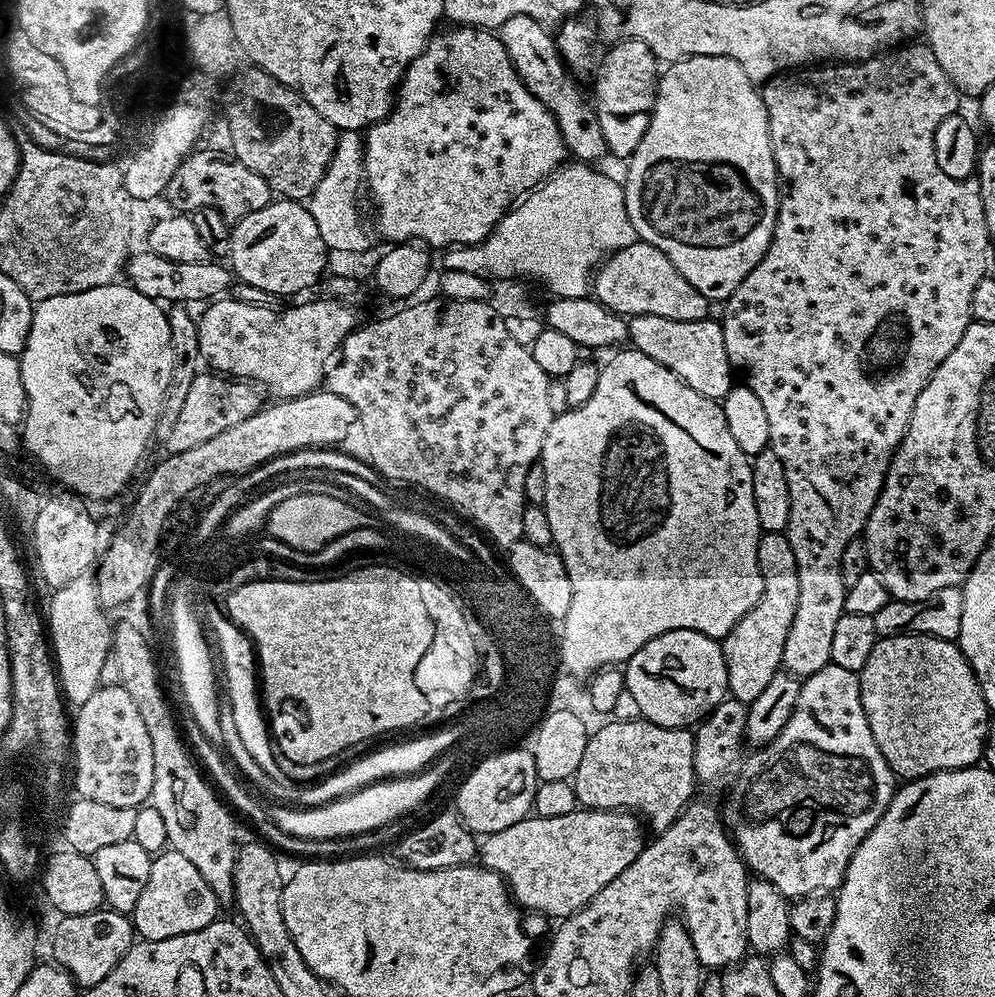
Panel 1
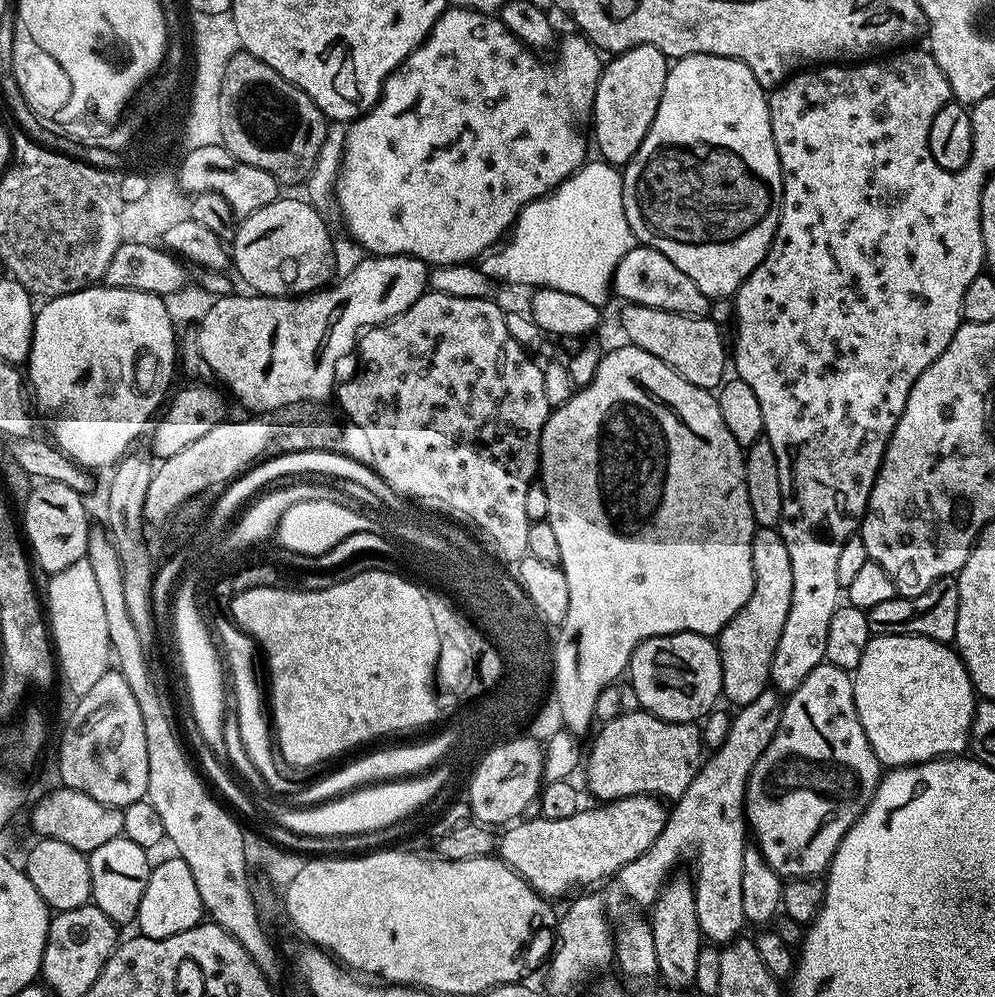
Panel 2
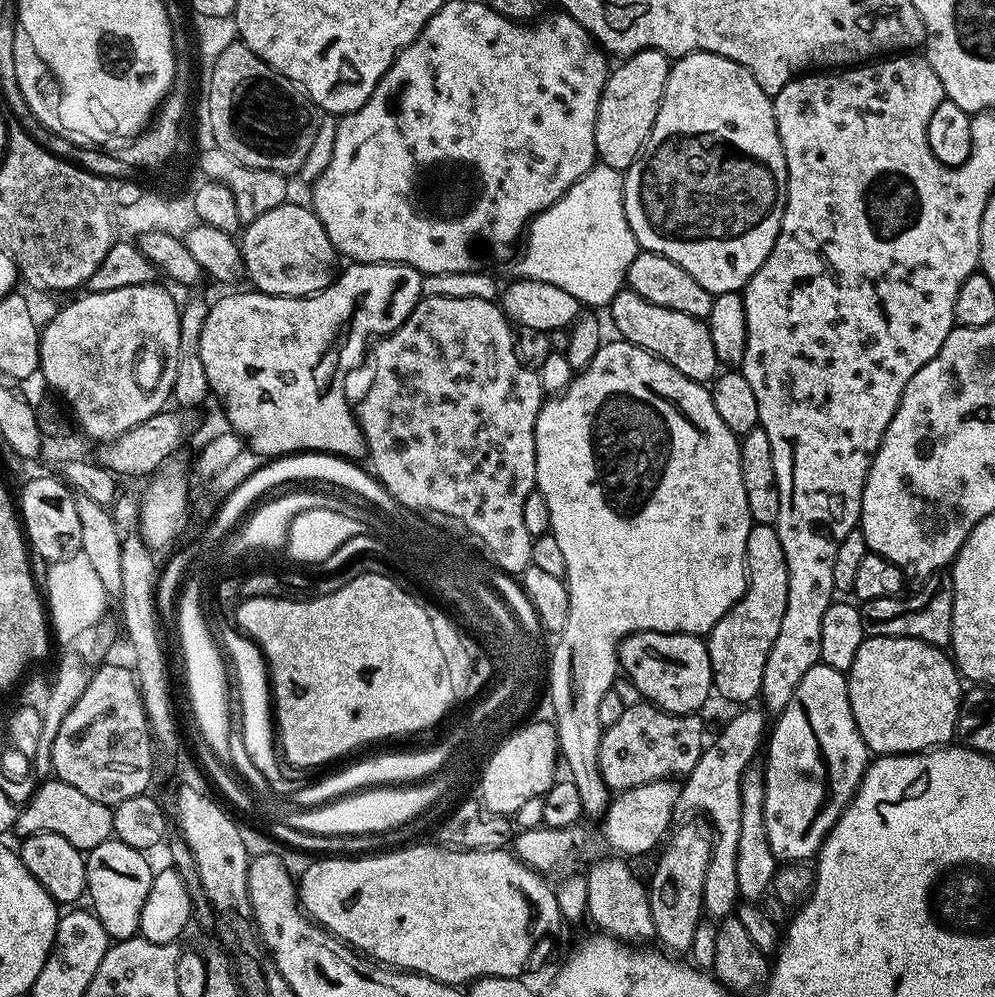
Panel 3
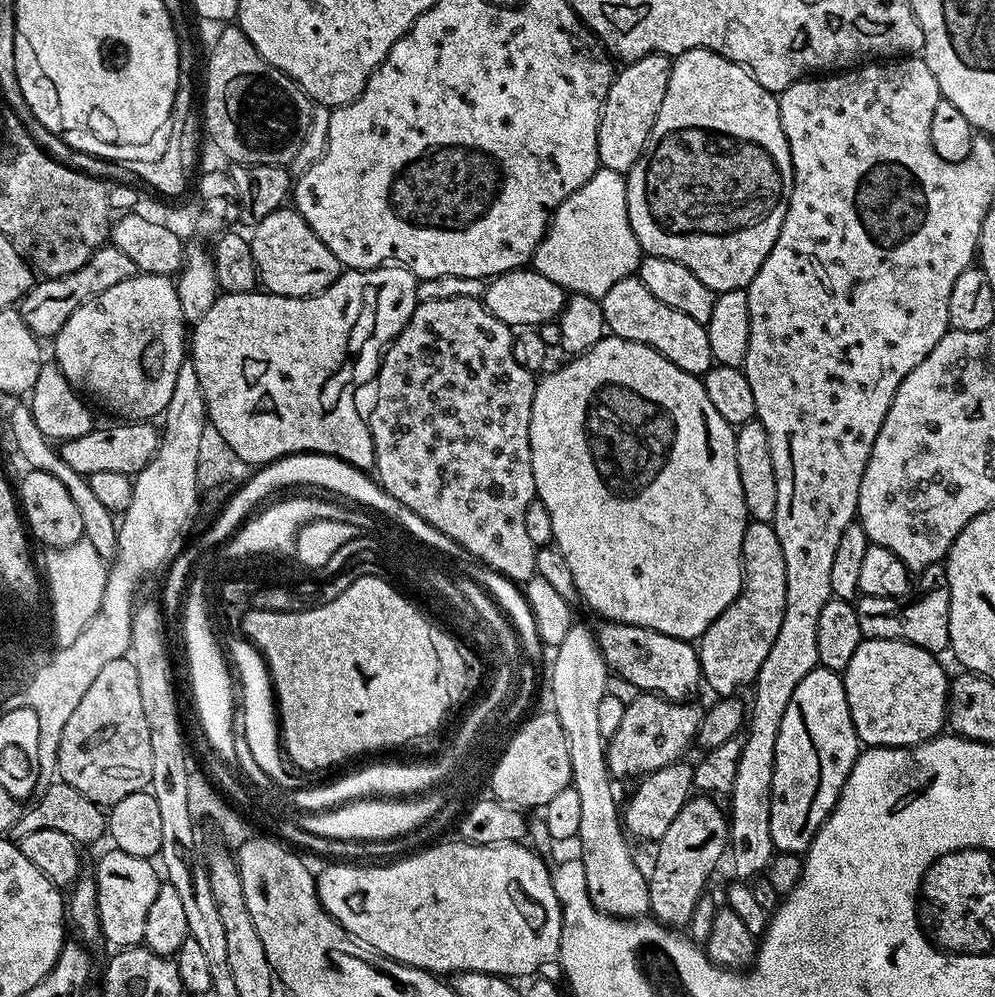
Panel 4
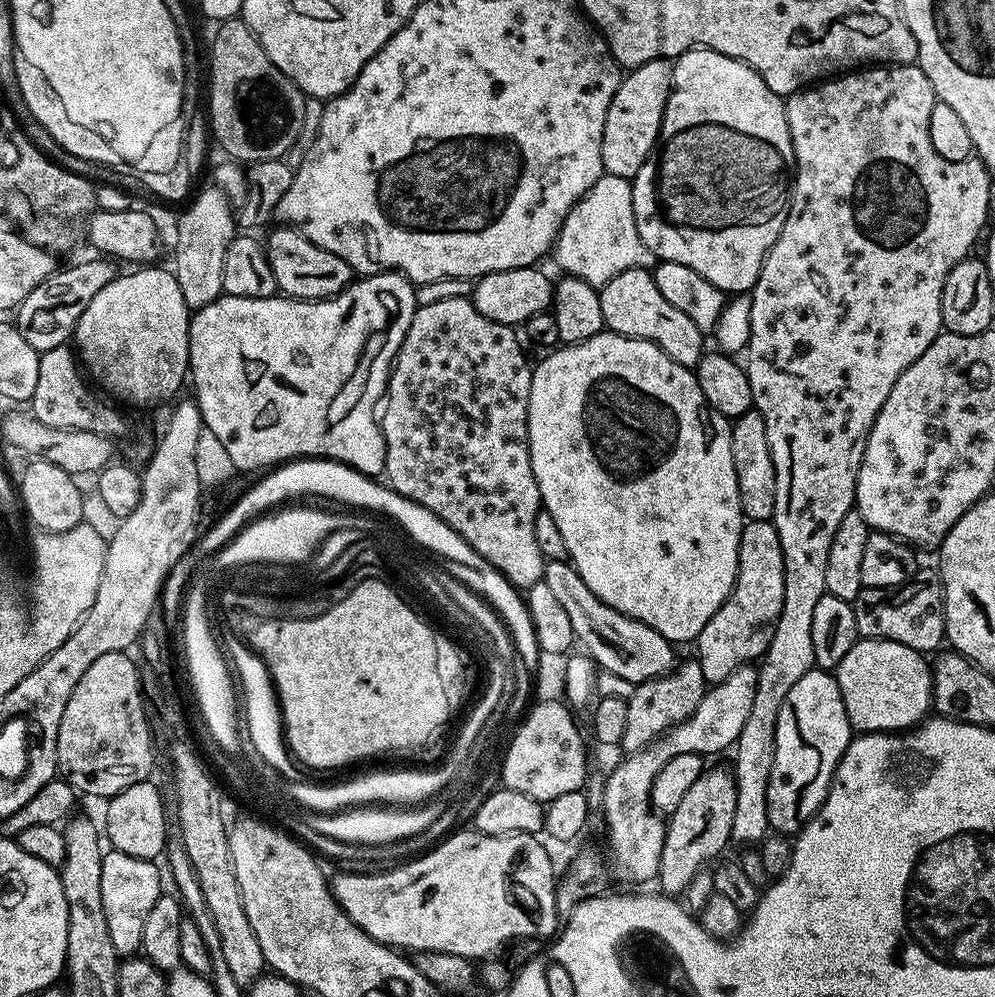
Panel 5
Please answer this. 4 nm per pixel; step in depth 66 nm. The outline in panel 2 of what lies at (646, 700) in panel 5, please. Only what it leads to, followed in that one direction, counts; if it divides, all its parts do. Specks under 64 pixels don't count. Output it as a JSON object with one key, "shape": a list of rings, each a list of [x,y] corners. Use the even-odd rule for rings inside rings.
{"shape":[[[643,710],[638,712],[621,712],[618,718],[613,720],[605,720],[599,725],[600,733],[596,736],[596,741],[592,744],[592,749],[586,752],[586,766],[588,762],[588,788],[597,797],[595,798],[600,802],[607,802],[610,800],[621,800],[627,796],[655,796],[657,798],[675,798],[686,790],[686,786],[690,786],[690,782],[694,782],[694,774],[698,774],[702,763],[702,755],[700,756],[700,732],[696,729],[695,723],[683,724],[682,722],[670,722],[669,720],[663,720],[658,718],[654,714],[645,712]]]}

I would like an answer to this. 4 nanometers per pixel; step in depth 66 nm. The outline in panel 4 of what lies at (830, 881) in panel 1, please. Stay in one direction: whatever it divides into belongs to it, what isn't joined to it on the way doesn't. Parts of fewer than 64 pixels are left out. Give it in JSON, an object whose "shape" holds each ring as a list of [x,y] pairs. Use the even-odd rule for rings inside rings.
{"shape":[[[819,666],[810,670],[794,689],[778,730],[770,802],[770,838],[776,852],[807,853],[861,751],[841,673]]]}

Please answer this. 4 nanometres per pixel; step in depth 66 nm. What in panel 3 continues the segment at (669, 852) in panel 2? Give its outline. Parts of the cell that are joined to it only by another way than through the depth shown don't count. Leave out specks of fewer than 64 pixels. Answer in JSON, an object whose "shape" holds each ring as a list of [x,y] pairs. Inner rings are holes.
{"shape":[[[744,706],[733,712],[736,713],[725,722],[724,729],[713,740],[711,737],[694,770],[690,770],[688,775],[683,777],[676,807],[677,813],[680,814],[703,814],[707,823],[712,826],[712,857],[704,883],[704,910],[712,918],[731,917],[740,900],[736,859],[738,833],[742,826],[742,774],[747,768],[753,767],[755,760],[752,759],[759,748],[761,751],[770,728],[770,720],[767,720],[769,717],[763,707]]]}

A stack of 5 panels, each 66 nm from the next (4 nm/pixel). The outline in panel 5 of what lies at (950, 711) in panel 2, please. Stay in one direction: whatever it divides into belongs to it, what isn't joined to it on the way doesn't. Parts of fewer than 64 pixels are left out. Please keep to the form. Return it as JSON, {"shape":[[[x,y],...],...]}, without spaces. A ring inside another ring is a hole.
{"shape":[[[857,640],[834,670],[838,690],[842,690],[842,702],[846,706],[848,720],[857,733],[895,732],[897,734],[915,729],[933,711],[932,703],[932,664],[925,653],[910,650],[902,642],[889,640]]]}

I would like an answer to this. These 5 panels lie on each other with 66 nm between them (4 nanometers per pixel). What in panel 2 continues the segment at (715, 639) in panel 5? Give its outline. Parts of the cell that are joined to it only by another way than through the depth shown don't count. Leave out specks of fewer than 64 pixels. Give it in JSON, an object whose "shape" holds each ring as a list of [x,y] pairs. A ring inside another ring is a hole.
{"shape":[[[757,527],[752,536],[752,573],[754,574],[754,590],[750,598],[746,598],[746,606],[726,622],[718,637],[720,661],[722,662],[722,696],[732,706],[749,704],[762,694],[770,684],[770,666],[774,662],[774,650],[778,646],[778,638],[782,638],[782,630],[786,627],[786,618],[790,618],[790,602],[794,598],[794,570],[790,567],[790,553],[786,551],[786,542],[782,538],[779,527]]]}

